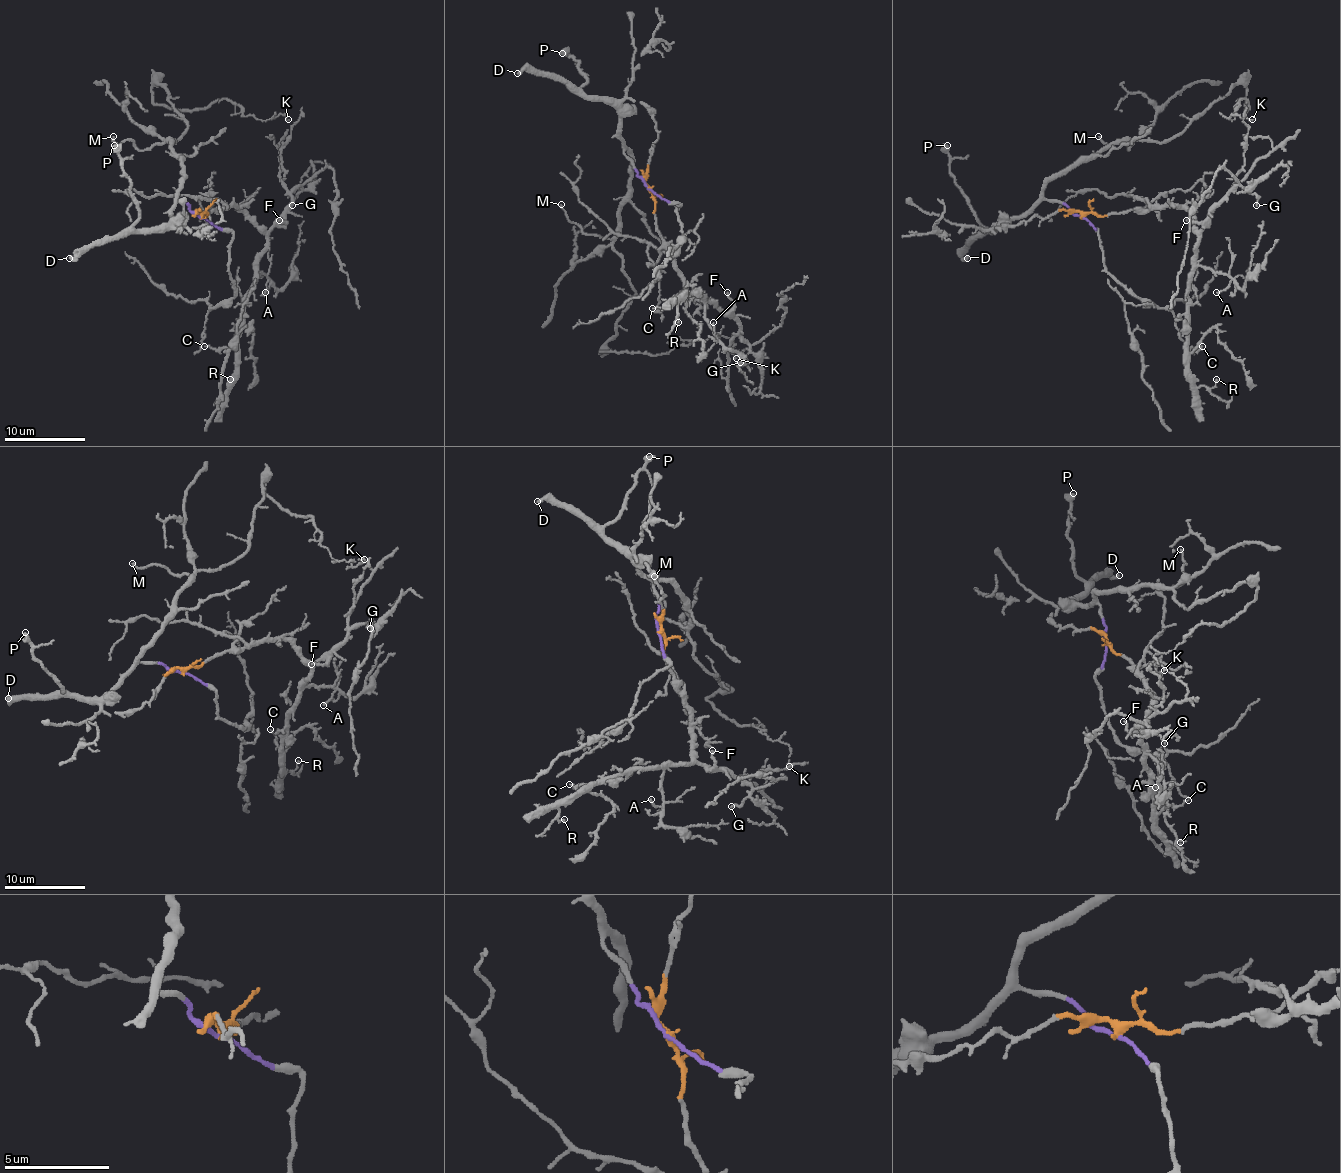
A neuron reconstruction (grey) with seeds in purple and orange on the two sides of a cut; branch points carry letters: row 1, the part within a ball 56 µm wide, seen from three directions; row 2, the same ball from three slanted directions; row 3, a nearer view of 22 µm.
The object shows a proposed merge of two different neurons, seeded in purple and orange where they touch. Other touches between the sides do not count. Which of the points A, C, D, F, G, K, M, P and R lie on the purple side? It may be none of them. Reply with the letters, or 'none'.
D, K, M, P

